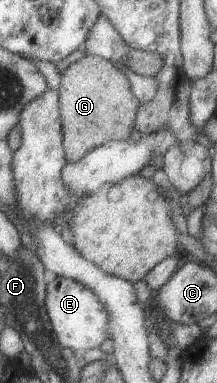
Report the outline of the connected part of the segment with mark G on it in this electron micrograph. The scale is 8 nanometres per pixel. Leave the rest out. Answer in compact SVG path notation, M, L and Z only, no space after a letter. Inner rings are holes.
M85 55L61 72L58 87L60 120L64 120L67 163L78 162L88 151L114 140L127 140L134 126L139 102L132 94L128 78L112 61Z

